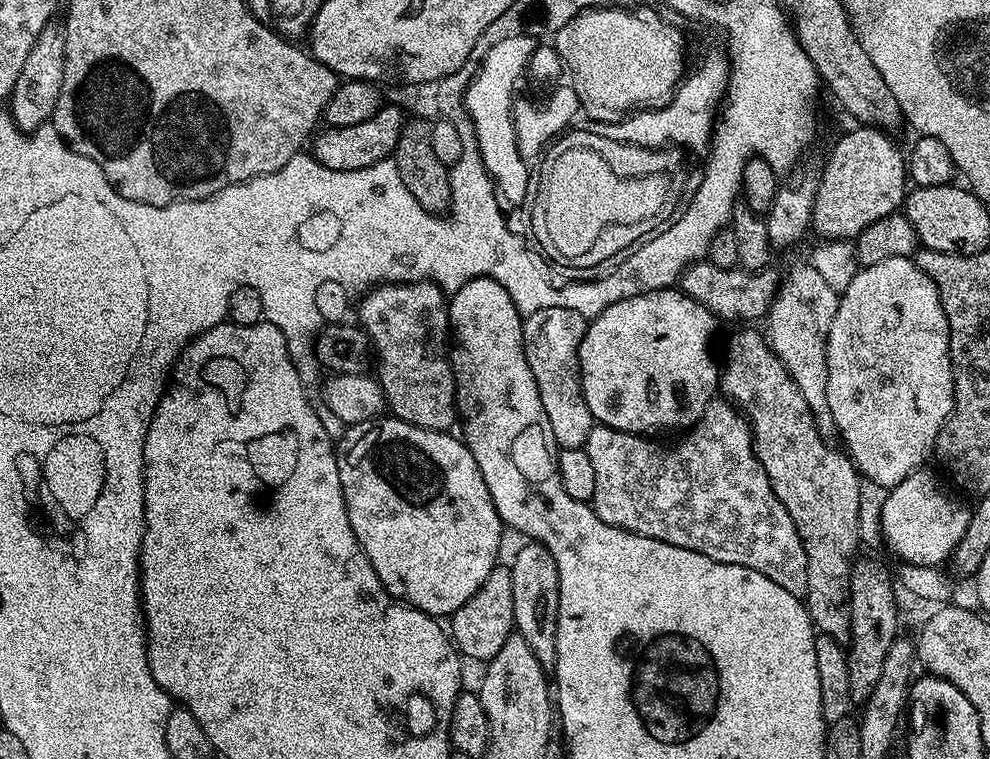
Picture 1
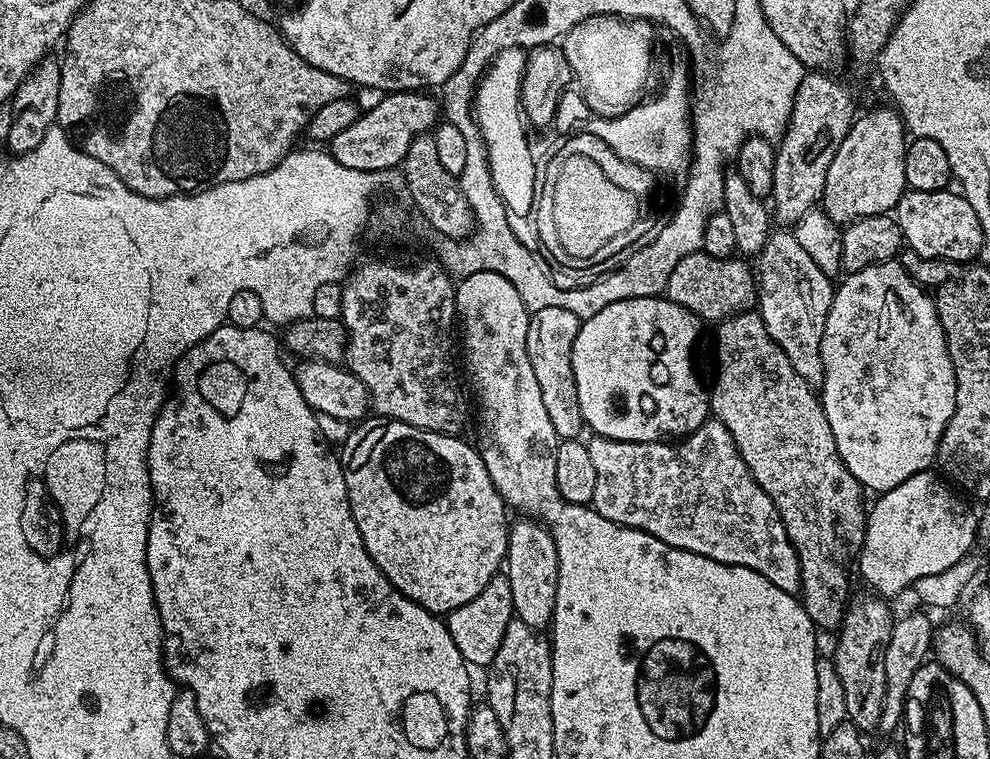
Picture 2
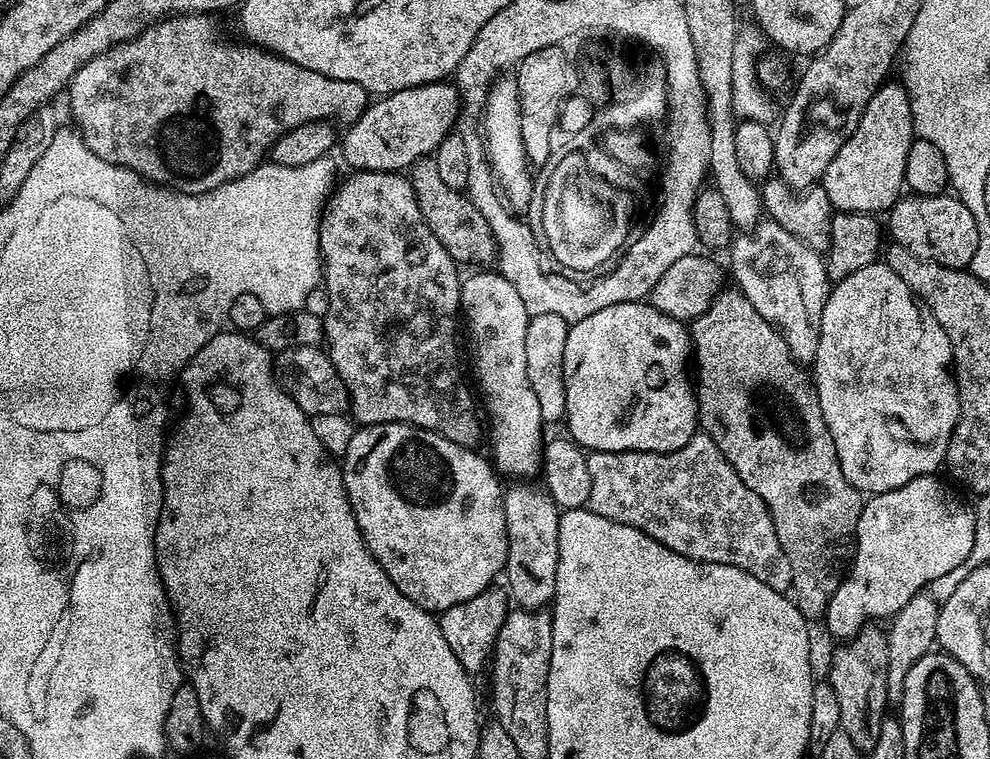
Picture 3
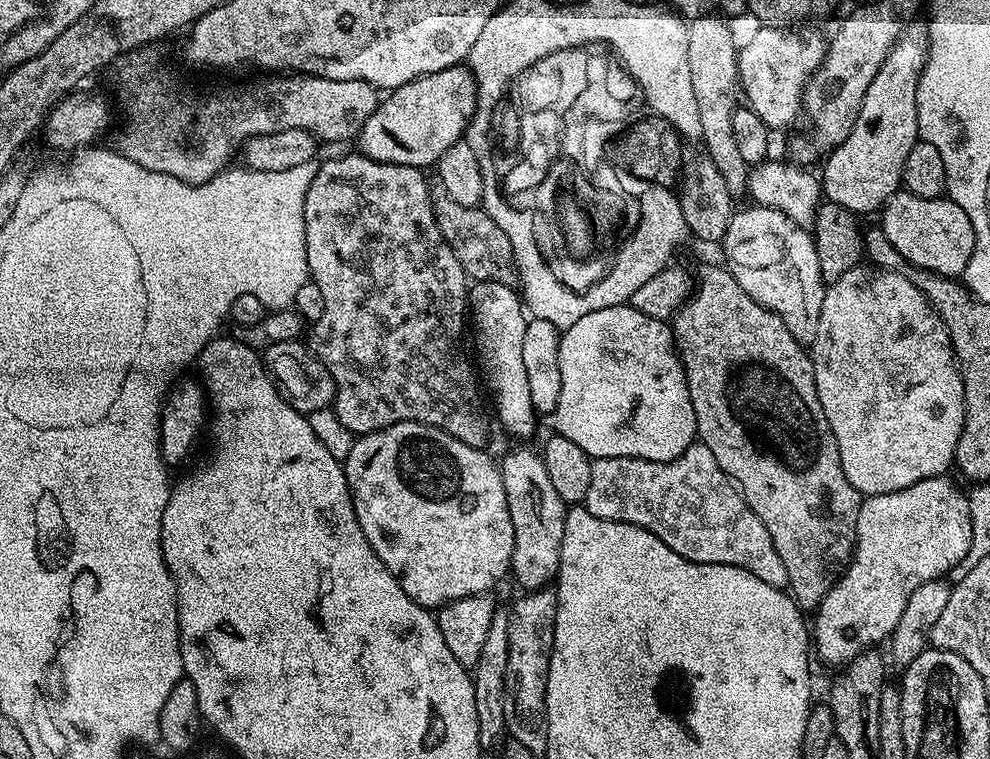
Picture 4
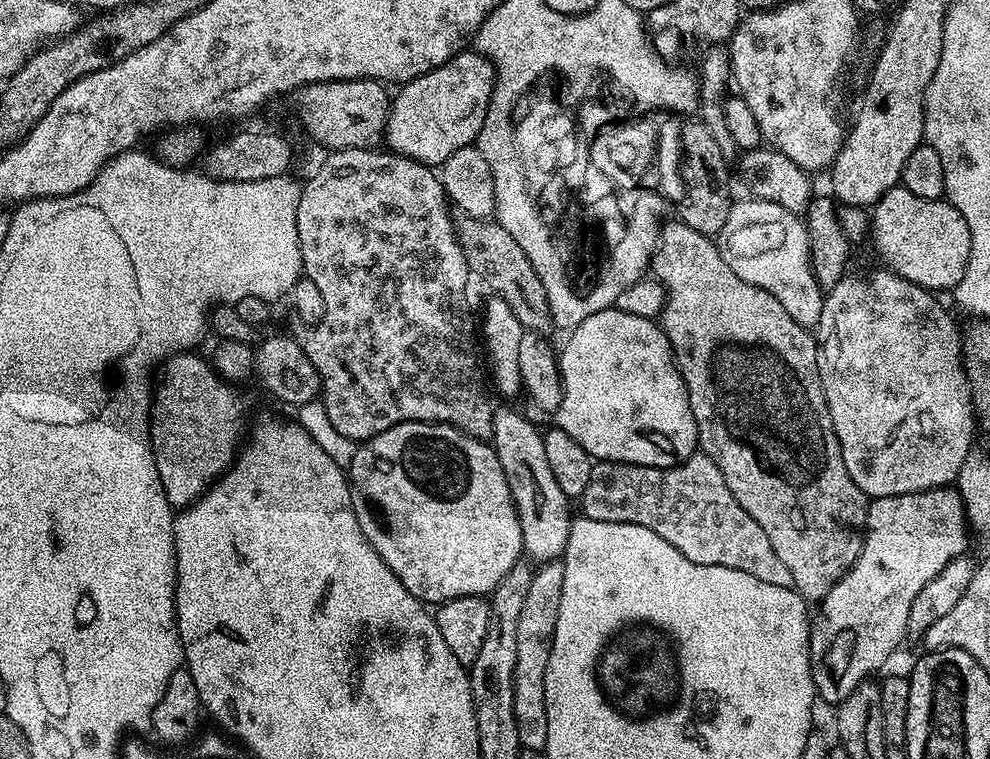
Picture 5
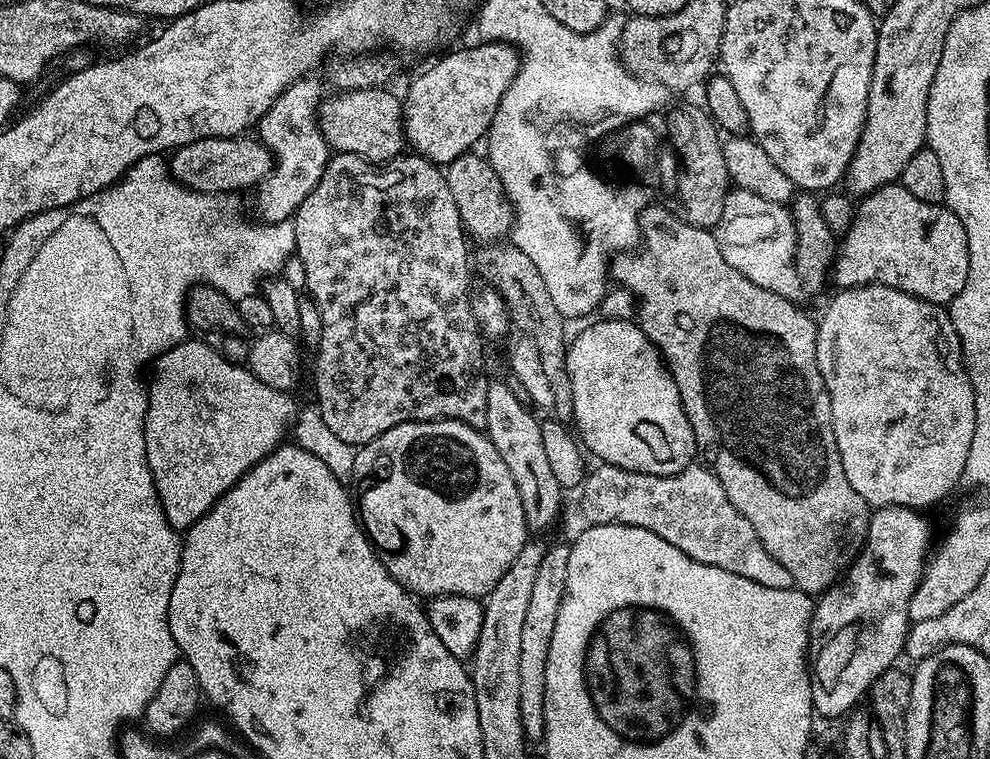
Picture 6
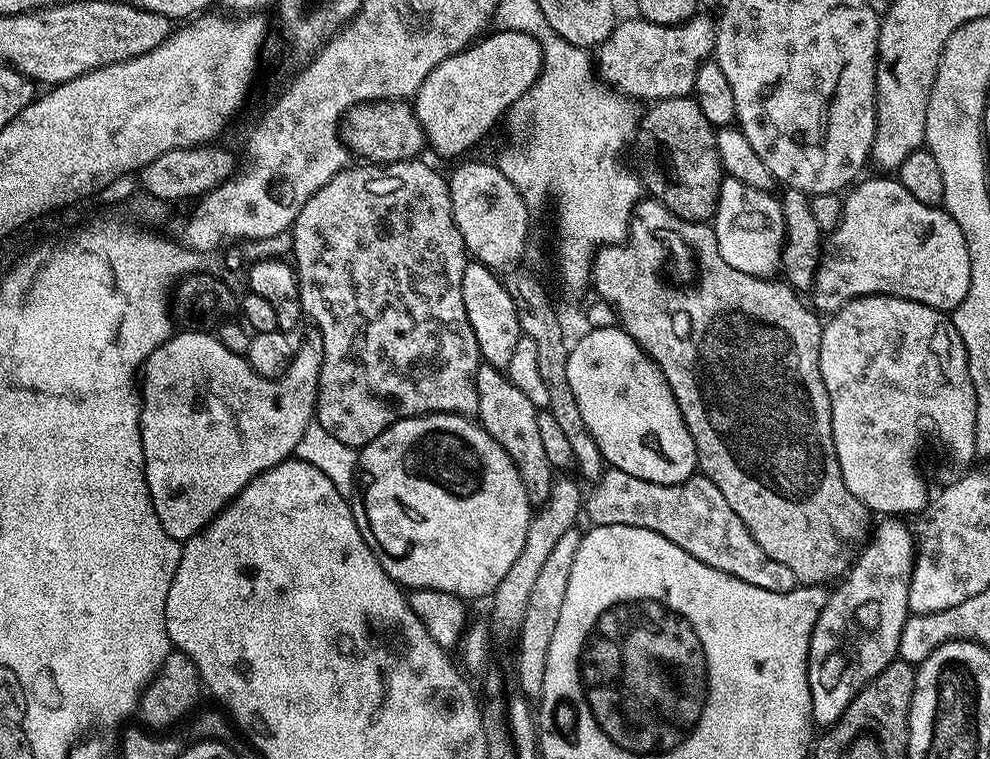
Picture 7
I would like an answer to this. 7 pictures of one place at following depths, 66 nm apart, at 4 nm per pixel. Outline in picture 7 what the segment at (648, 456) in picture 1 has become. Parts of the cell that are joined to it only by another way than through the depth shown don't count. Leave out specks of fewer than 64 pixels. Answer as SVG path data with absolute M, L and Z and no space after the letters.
M609 467L600 476L600 479L587 489L582 500L582 512L588 516L588 524L592 526L638 526L642 530L654 530L662 534L662 538L670 538L674 546L682 546L686 554L698 558L698 562L706 562L706 566L714 566L714 570L722 570L734 578L742 578L742 582L750 582L750 586L762 586L762 590L774 590L775 592L791 592L794 581L790 570L782 566L782 562L774 562L760 549L758 542L746 530L742 518L730 510L730 502L722 498L722 490L710 482L702 474L692 476L681 484L659 484L658 482L646 482L642 478L634 478L634 474L626 474L626 470L618 470Z

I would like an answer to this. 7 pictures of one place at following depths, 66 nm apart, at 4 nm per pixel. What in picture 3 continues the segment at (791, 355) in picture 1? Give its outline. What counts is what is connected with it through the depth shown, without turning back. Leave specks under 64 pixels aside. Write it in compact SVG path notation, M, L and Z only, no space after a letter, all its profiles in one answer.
M765 219L760 221L753 230L741 233L737 235L728 250L730 254L730 260L732 262L732 274L730 270L730 276L736 279L735 287L743 294L745 298L750 302L750 306L754 306L754 310L758 310L758 314L762 314L762 318L766 318L766 322L770 322L774 327L782 334L782 338L786 342L786 346L790 350L790 354L795 358L799 364L805 366L811 365L816 359L816 351L818 350L818 338L820 337L820 327L822 326L822 310L826 306L826 298L830 291L830 281L828 279L828 270L825 261L821 258L821 255L811 249L808 245L801 241L796 236L790 234L788 230L784 230L782 226L771 219Z

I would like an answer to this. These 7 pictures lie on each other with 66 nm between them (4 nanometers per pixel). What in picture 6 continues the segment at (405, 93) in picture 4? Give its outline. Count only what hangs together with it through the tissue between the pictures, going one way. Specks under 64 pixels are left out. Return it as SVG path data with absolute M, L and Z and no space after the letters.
M476 42L473 48L460 48L426 69L402 100L404 138L411 151L437 166L446 166L462 153L473 151L475 144L487 137L494 110L518 74L521 59L510 44Z

